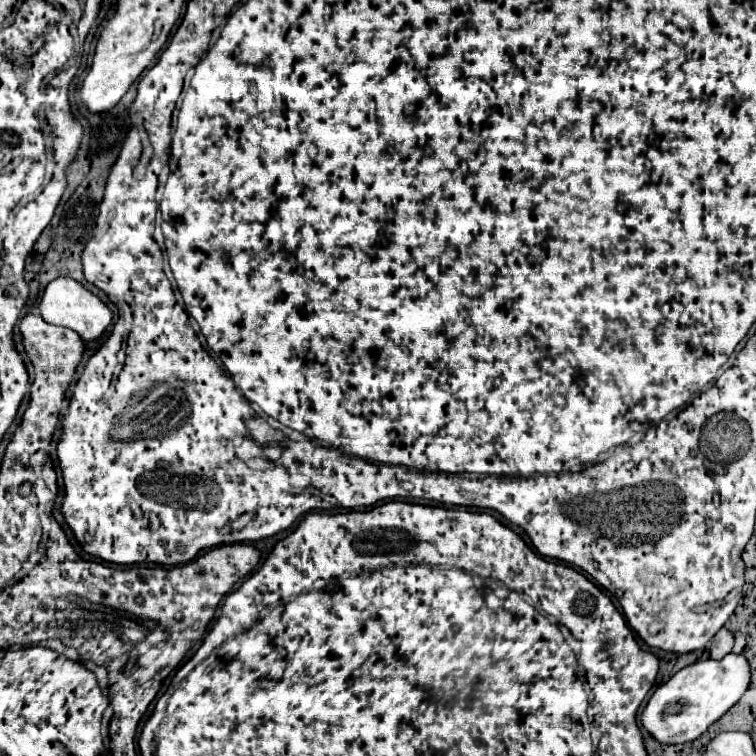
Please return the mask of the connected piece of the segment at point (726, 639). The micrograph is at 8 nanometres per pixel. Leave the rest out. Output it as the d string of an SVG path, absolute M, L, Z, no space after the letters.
M721 628L717 632L717 638L713 638L711 642L711 658L721 660L723 656L727 656L733 650L733 642L735 642L733 634L727 628Z

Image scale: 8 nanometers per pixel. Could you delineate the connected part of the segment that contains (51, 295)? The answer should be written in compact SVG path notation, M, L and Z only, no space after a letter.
M65 276L49 282L49 286L45 288L43 298L39 302L39 312L41 312L41 316L49 324L75 330L83 340L95 340L95 338L99 338L111 326L111 322L113 322L113 312L109 310L109 306L99 296L95 296L93 292L89 292L77 280L65 278Z

